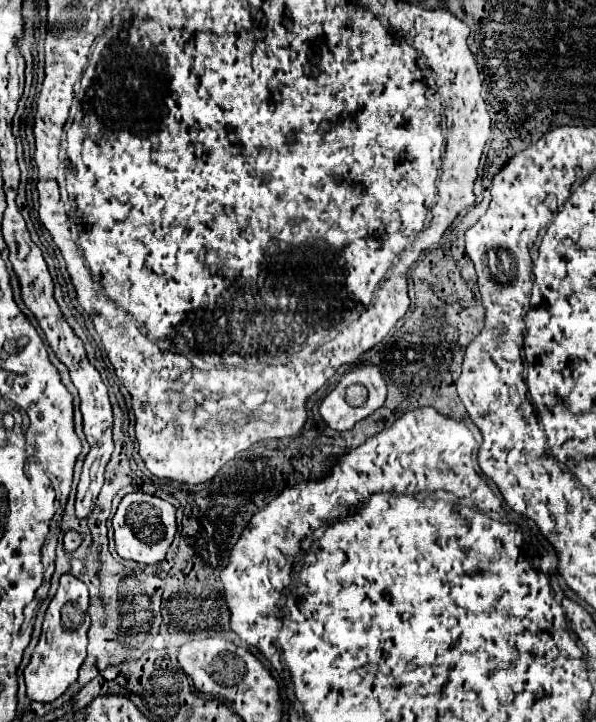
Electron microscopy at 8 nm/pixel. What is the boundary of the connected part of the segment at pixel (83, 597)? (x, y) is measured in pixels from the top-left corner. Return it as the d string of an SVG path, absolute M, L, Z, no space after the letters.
M61 577L59 589L49 603L45 613L43 631L35 651L31 653L29 665L23 669L27 695L33 701L51 703L67 691L67 687L77 679L77 671L87 655L87 629L89 629L89 591L87 585L77 577Z

